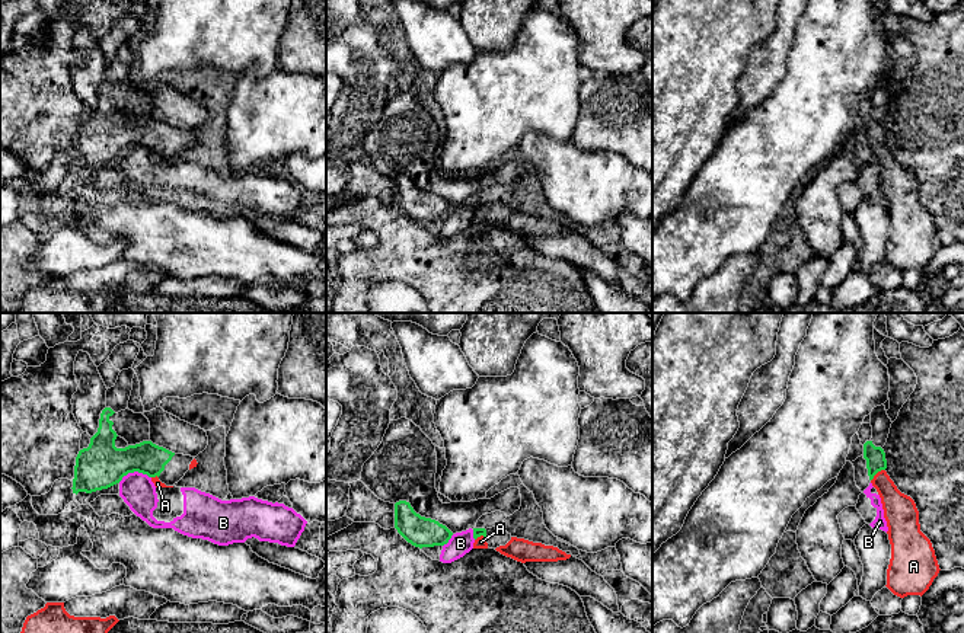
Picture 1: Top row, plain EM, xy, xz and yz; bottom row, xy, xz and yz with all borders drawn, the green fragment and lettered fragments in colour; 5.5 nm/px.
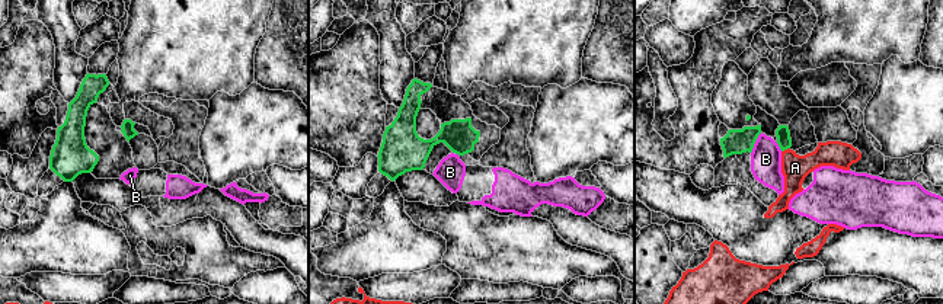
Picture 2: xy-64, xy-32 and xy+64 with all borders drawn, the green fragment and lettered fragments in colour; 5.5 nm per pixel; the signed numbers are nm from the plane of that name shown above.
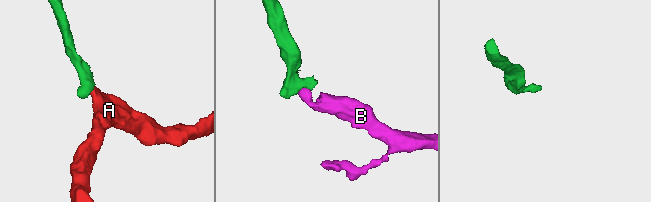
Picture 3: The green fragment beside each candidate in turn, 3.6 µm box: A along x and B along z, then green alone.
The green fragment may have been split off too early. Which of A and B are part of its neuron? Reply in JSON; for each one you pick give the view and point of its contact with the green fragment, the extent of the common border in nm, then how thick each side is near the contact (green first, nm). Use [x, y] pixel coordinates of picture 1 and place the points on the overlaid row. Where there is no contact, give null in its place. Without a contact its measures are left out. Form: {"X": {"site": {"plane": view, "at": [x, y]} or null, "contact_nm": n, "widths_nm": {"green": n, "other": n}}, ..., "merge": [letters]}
{"A": {"site": {"plane": "yz", "at": [877, 472]}, "contact_nm": 100, "widths_nm": {"green": 110, "other": 180}}, "merge": ["A"]}

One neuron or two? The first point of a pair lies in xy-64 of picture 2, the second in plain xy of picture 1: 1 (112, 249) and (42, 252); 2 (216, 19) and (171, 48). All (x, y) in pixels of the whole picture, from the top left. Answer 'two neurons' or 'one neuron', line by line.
1: one neuron
2: one neuron

